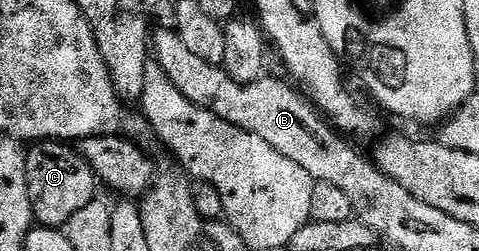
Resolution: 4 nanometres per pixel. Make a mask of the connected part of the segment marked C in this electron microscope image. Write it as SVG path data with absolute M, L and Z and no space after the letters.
M40 141L26 151L26 185L32 206L32 218L41 227L67 228L78 209L97 198L98 180L79 150L72 151L64 141Z

